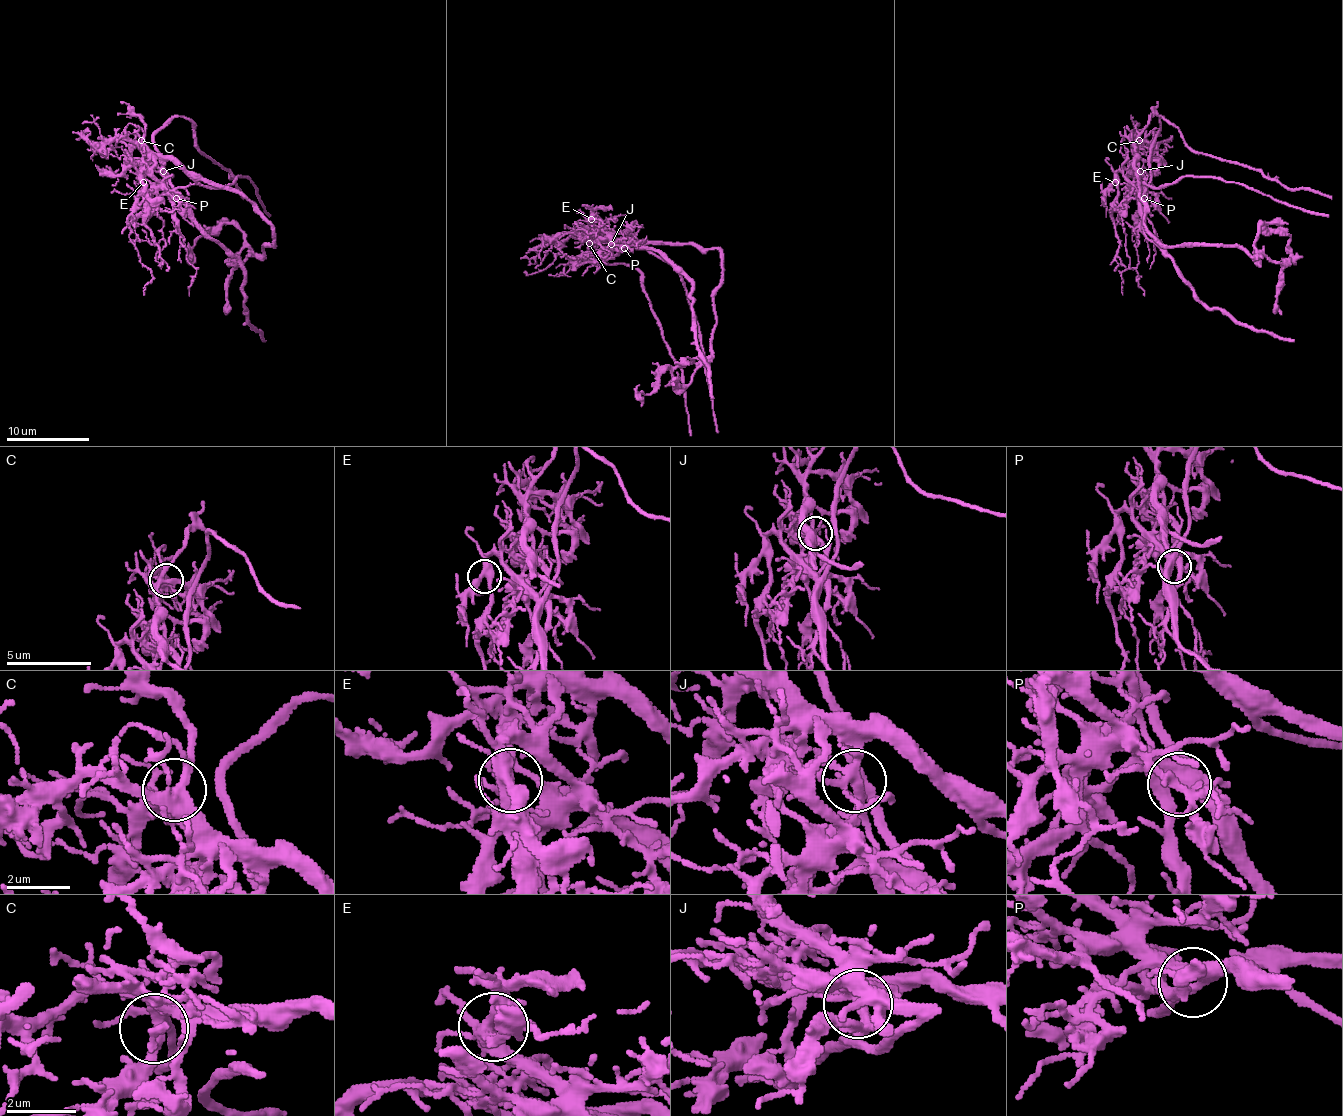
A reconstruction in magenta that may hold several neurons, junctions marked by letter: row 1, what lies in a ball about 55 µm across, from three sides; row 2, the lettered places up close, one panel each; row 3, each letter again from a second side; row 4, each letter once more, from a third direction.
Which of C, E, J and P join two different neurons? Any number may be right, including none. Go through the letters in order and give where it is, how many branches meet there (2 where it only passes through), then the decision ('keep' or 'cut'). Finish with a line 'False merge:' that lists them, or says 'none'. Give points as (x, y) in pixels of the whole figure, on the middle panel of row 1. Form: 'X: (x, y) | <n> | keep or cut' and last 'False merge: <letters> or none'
C: (589, 243) | 5 | keep
E: (591, 219) | 4 | keep
J: (611, 244) | 6 | cut
P: (624, 248) | 3 | keep
False merge: J

